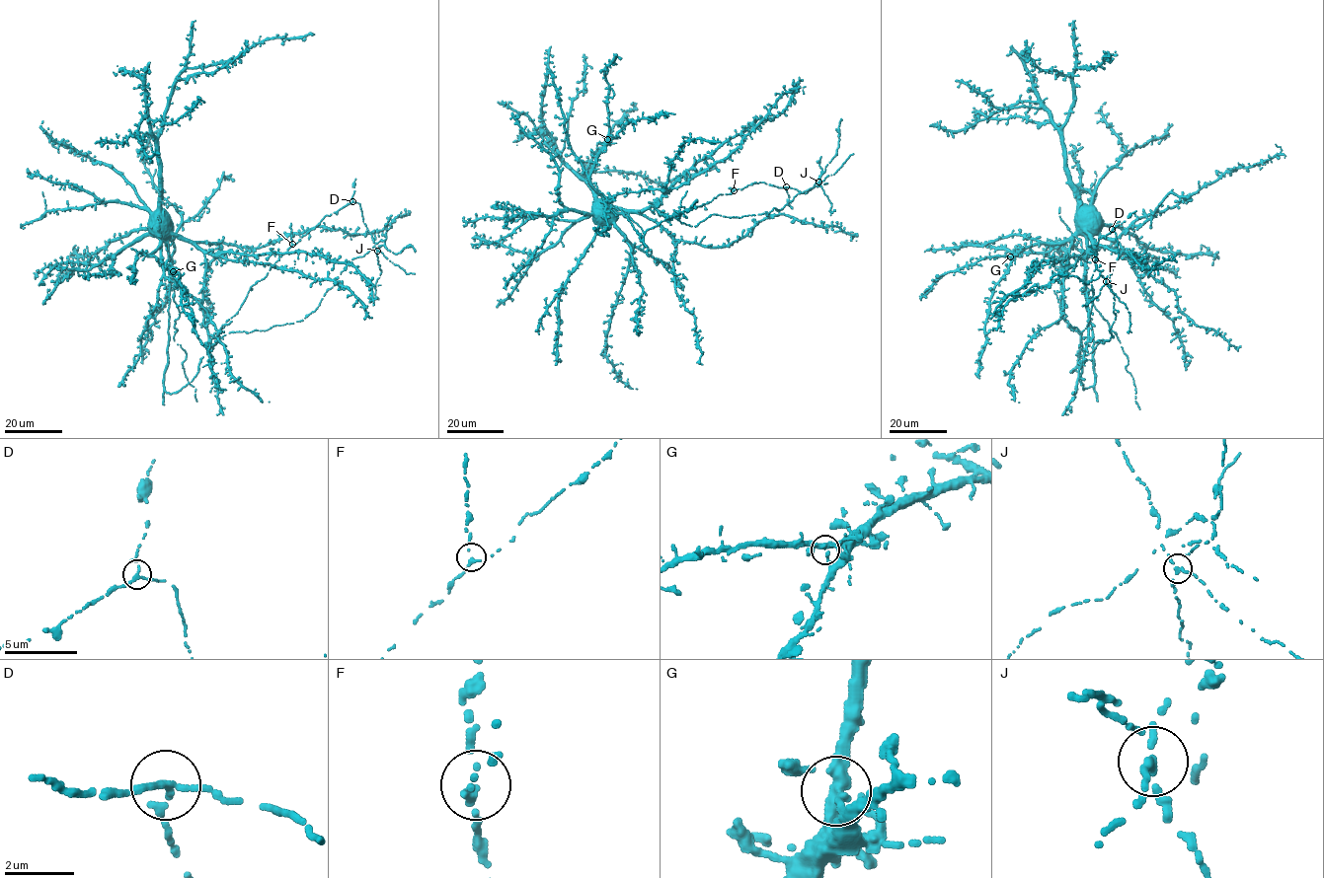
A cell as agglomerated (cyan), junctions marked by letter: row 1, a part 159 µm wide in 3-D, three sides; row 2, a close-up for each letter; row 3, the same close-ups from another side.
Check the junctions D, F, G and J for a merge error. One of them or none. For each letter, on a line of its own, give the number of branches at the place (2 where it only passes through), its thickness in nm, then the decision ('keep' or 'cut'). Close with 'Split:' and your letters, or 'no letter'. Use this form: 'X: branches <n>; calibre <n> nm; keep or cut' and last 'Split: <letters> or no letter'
D: branches 3; calibre 170 nm; keep
F: branches 3; calibre 180 nm; keep
G: branches 4; calibre 280 nm; keep
J: branches 4; calibre 180 nm; cut
Split: J

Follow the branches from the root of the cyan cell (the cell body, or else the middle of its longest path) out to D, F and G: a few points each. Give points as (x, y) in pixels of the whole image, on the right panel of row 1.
D: (1077, 216), (1092, 244), (1085, 265), (1089, 325), (1083, 348), (1096, 246), (1112, 229)
F: (1077, 216), (1092, 244), (1085, 265), (1089, 325), (1087, 345), (1083, 348), (1080, 337), (1091, 310), (1095, 259)
G: (1077, 216), (1077, 231), (1066, 240), (1031, 245), (1010, 256)

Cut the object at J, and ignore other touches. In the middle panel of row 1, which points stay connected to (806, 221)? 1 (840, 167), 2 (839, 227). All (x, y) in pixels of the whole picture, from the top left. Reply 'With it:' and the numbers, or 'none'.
With it: 1, 2

